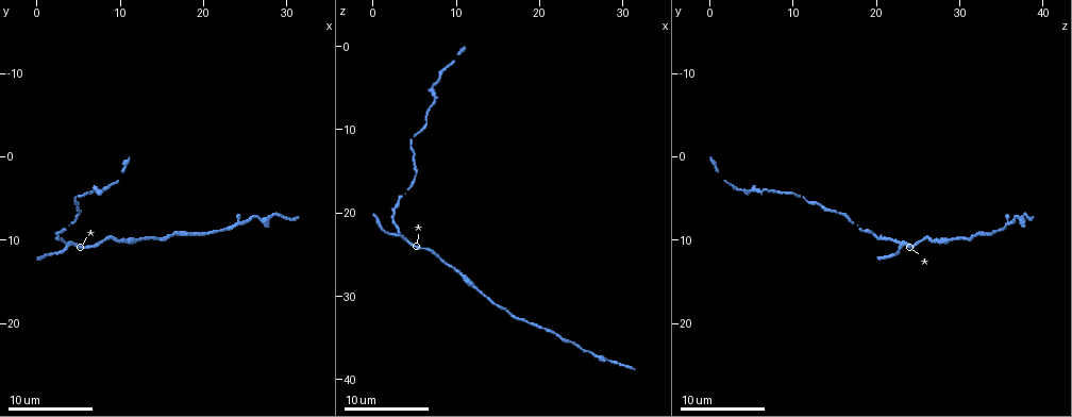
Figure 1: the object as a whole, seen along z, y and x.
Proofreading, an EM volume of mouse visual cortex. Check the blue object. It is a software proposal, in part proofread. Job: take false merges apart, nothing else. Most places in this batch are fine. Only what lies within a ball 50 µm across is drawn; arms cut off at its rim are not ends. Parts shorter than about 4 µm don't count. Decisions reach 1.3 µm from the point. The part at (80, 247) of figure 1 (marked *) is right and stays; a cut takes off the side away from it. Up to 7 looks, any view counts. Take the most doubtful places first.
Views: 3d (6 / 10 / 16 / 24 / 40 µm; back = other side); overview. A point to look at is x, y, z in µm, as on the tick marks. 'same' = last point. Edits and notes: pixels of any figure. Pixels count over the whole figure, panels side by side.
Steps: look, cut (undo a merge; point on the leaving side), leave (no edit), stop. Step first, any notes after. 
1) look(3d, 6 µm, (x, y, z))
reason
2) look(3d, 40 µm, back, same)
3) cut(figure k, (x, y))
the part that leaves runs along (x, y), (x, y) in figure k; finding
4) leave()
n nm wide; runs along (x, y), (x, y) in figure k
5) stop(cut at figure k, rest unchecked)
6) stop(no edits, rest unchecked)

look(3d, 10 µm, (3.6, 10.4, 23.2))
three arms meet

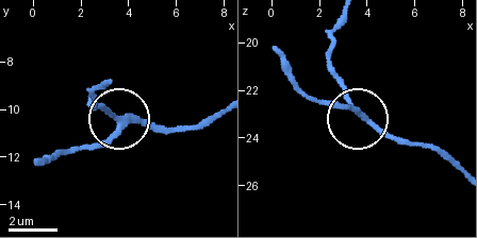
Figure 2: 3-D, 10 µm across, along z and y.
leave()
runs along (157, 130), (124, 122), (103, 140), (75, 152) in figure 2; continuous, no second neuron

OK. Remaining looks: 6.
look(3d, 10 µm, (16.4, 9.6, 31.6))
a narrow waist

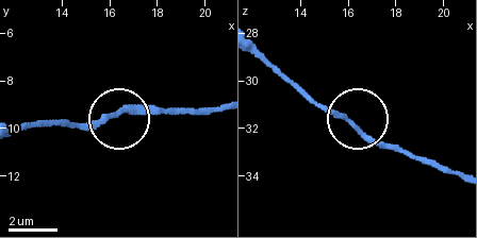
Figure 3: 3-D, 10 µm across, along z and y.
leave()
190 nm wide; runs along (18, 131), (85, 124), (121, 113), (162, 113) in figure 3; all the same neuron

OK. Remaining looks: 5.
look(3d, 10 µm, (26.0, 7.2, 36.6))
sudden change in width

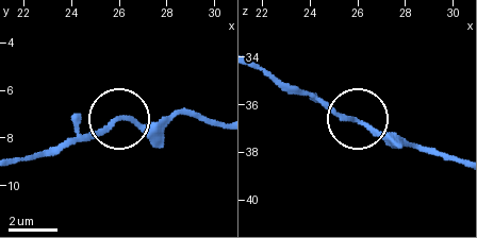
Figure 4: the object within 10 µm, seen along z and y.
leave()
runs along (20, 159), (125, 121), (159, 143) in figure 4; one neuron here

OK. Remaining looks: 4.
look(3d, 6 µm, (5.2, 7.0, 15.6))
thin neck

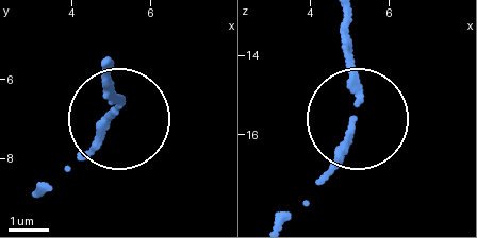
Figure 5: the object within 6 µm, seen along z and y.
leave()
runs along (292, 216), (356, 114), (349, 22) in figure 5; all the same neuron

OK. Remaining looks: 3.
stop(no edits, rest unchecked)

